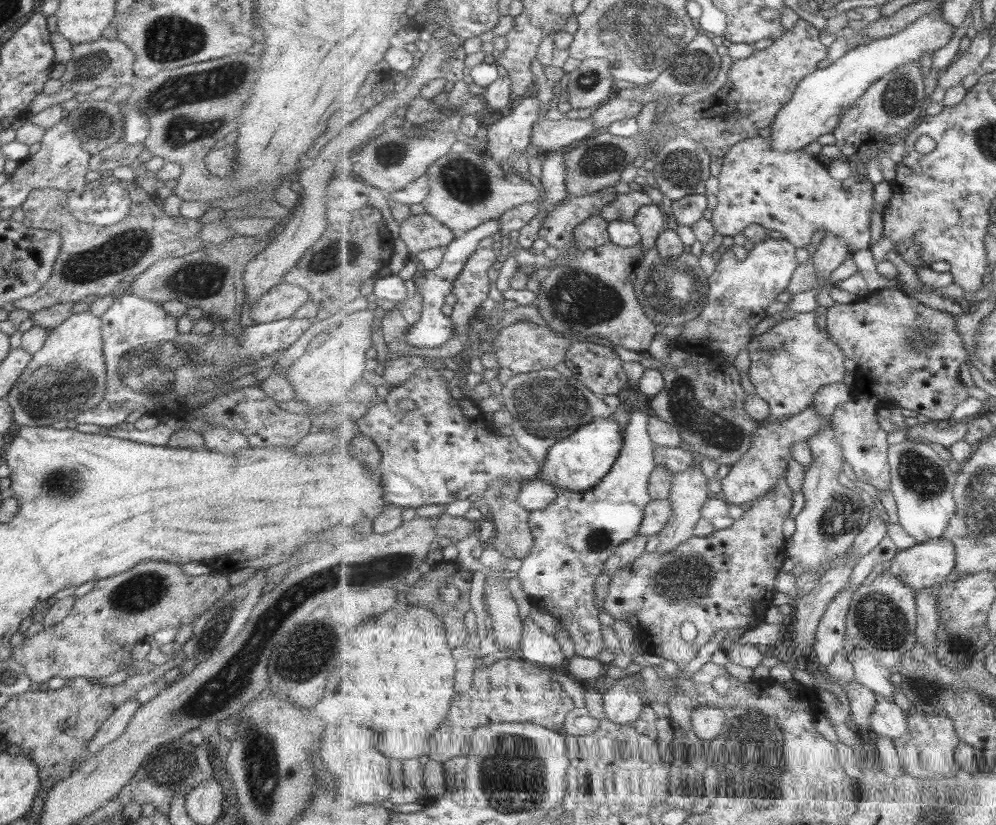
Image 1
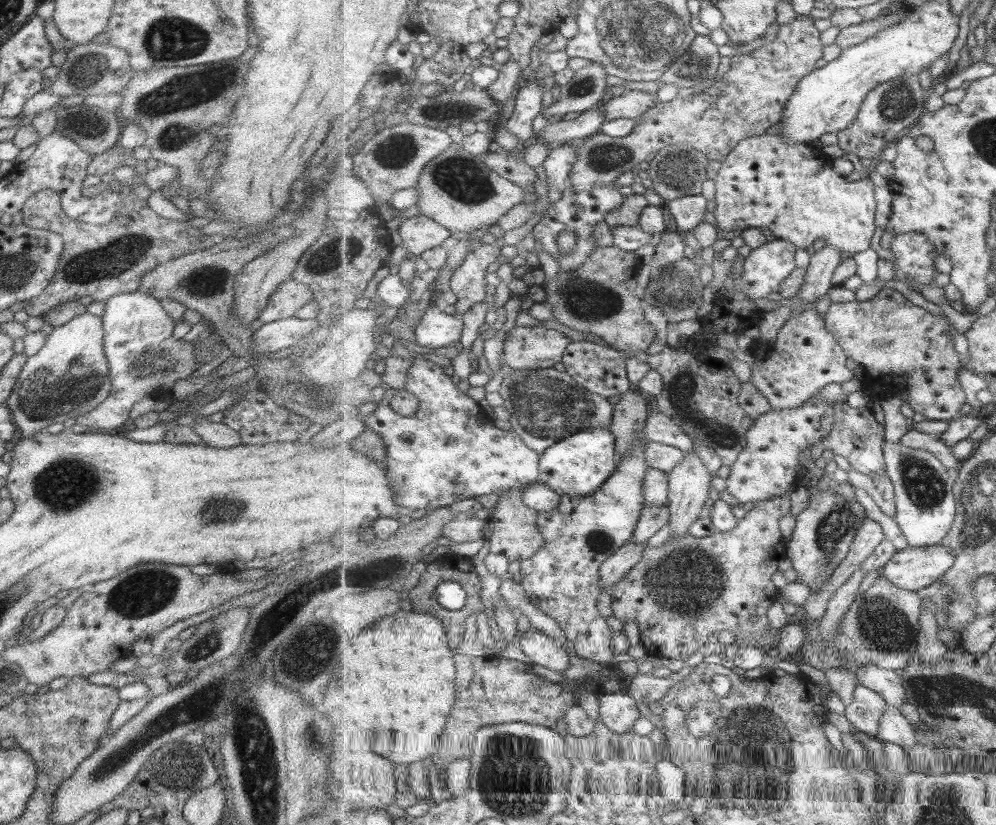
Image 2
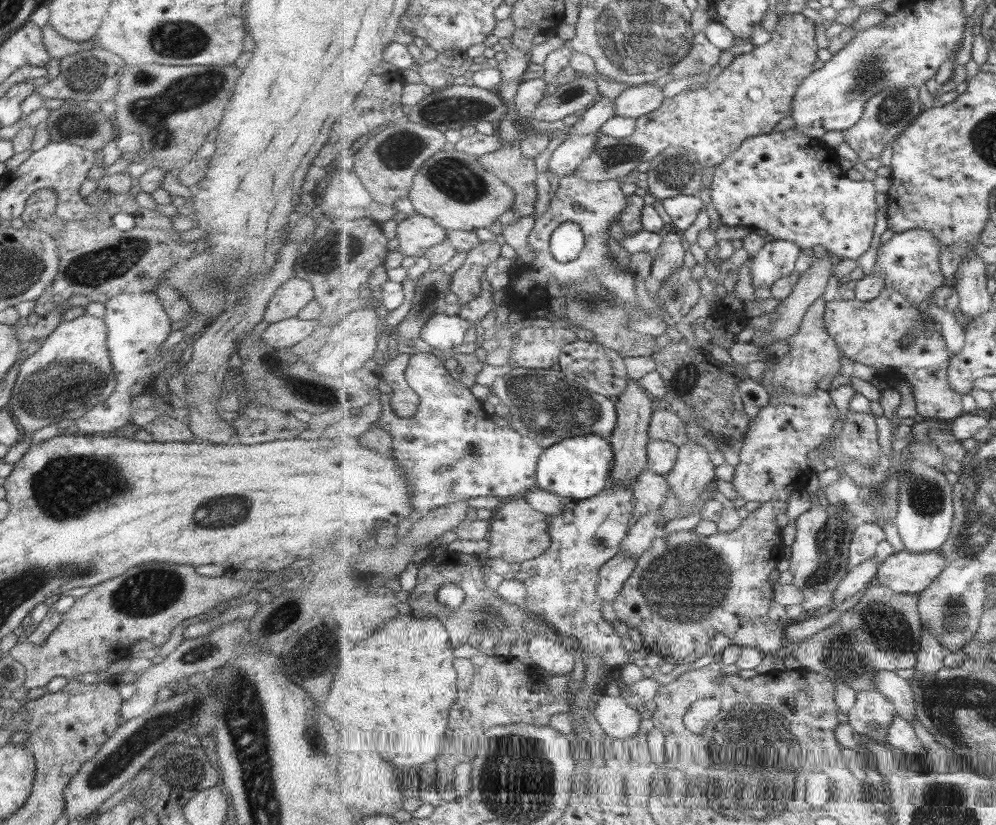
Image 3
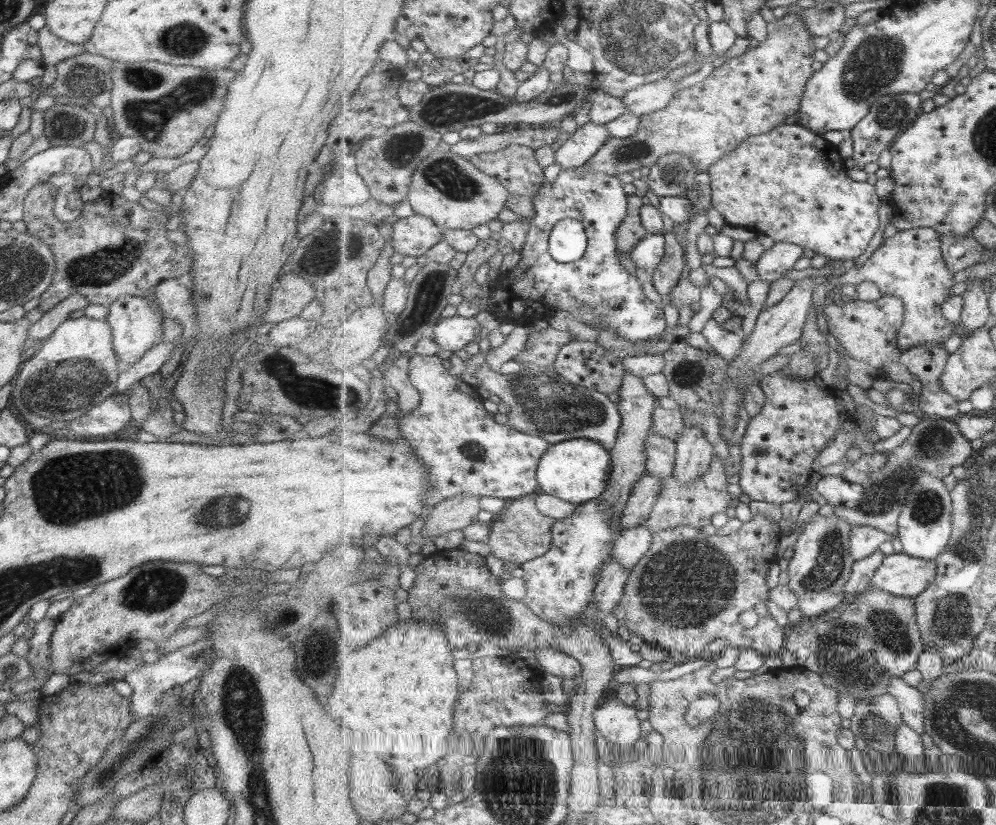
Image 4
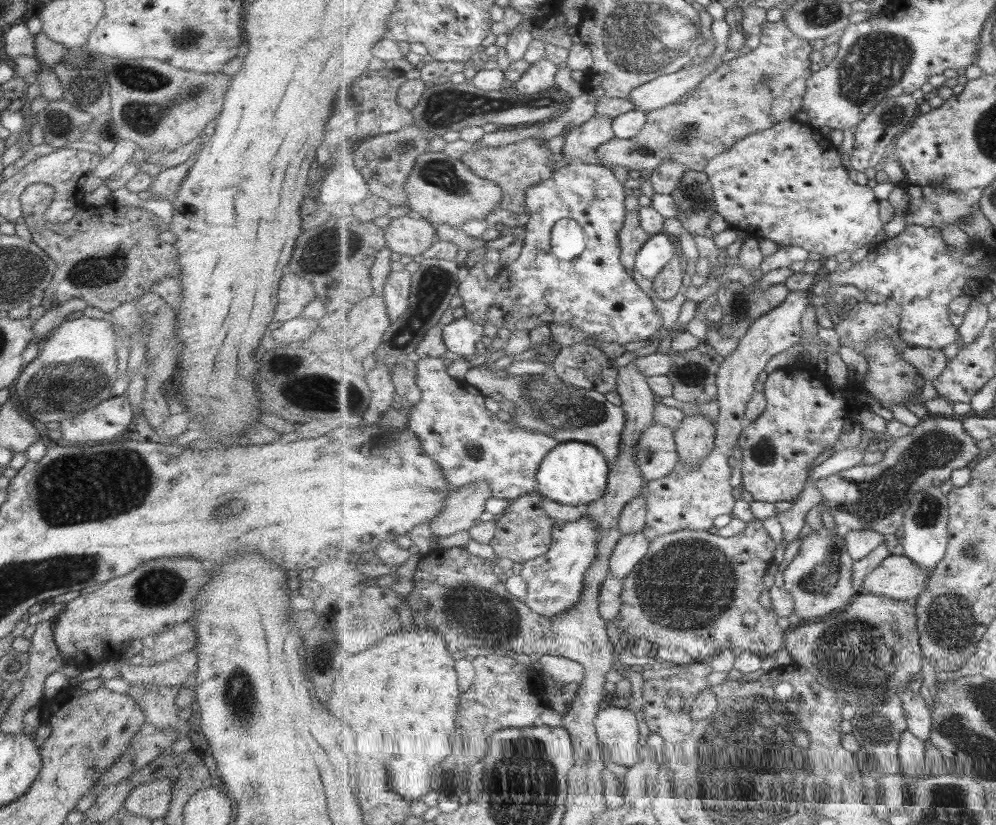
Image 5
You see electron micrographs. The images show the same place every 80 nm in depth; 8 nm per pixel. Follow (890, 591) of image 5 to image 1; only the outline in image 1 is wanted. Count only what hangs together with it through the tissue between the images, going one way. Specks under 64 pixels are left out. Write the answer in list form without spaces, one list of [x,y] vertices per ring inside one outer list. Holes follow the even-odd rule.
[[[936,538],[899,551],[886,568],[911,590],[933,589],[955,572],[958,564],[956,551],[950,540]]]

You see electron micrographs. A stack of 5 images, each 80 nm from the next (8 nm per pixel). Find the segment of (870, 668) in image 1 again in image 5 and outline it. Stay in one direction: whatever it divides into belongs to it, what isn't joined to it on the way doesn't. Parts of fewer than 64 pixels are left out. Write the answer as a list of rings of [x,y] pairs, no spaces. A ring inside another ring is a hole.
[[[905,688],[898,694],[903,702],[906,718],[908,719],[908,730],[917,735],[919,740],[931,741],[931,730],[933,730],[932,710],[927,706],[920,692],[913,692]]]

